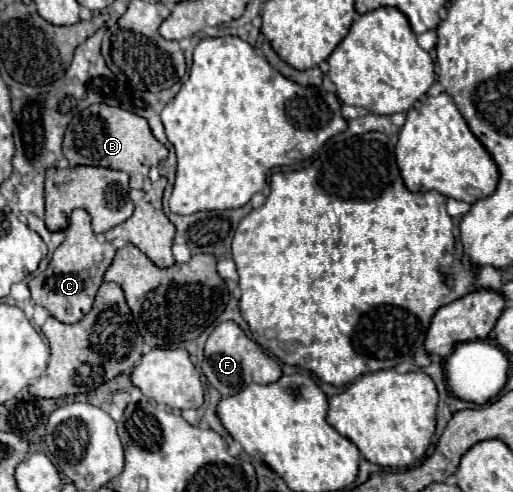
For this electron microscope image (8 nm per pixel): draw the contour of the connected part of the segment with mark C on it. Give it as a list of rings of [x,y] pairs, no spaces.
[[[84,209],[72,211],[70,225],[64,233],[66,233],[64,243],[54,251],[48,263],[44,285],[30,287],[30,293],[34,303],[42,305],[54,319],[62,323],[78,323],[92,309],[96,291],[104,279],[106,269],[114,259],[116,249],[110,243],[98,243],[90,225],[90,215]]]

